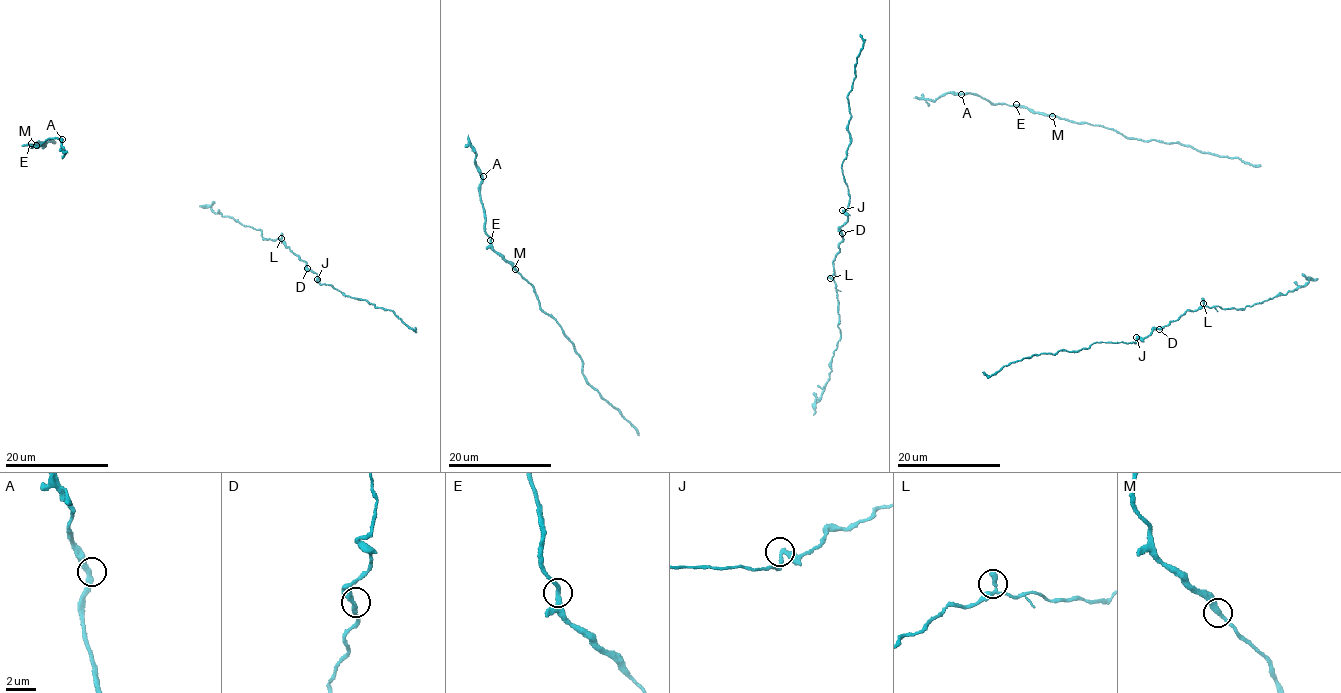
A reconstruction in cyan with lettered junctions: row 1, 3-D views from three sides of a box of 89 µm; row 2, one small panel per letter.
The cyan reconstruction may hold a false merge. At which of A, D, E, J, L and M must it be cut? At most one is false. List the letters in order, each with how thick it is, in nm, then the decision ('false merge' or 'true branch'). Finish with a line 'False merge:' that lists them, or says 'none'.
A: 300 nm thick; true branch
D: 320 nm thick; true branch
E: 280 nm thick; true branch
J: 300 nm thick; true branch
L: 280 nm thick; true branch
M: 280 nm thick; true branch
False merge: none

